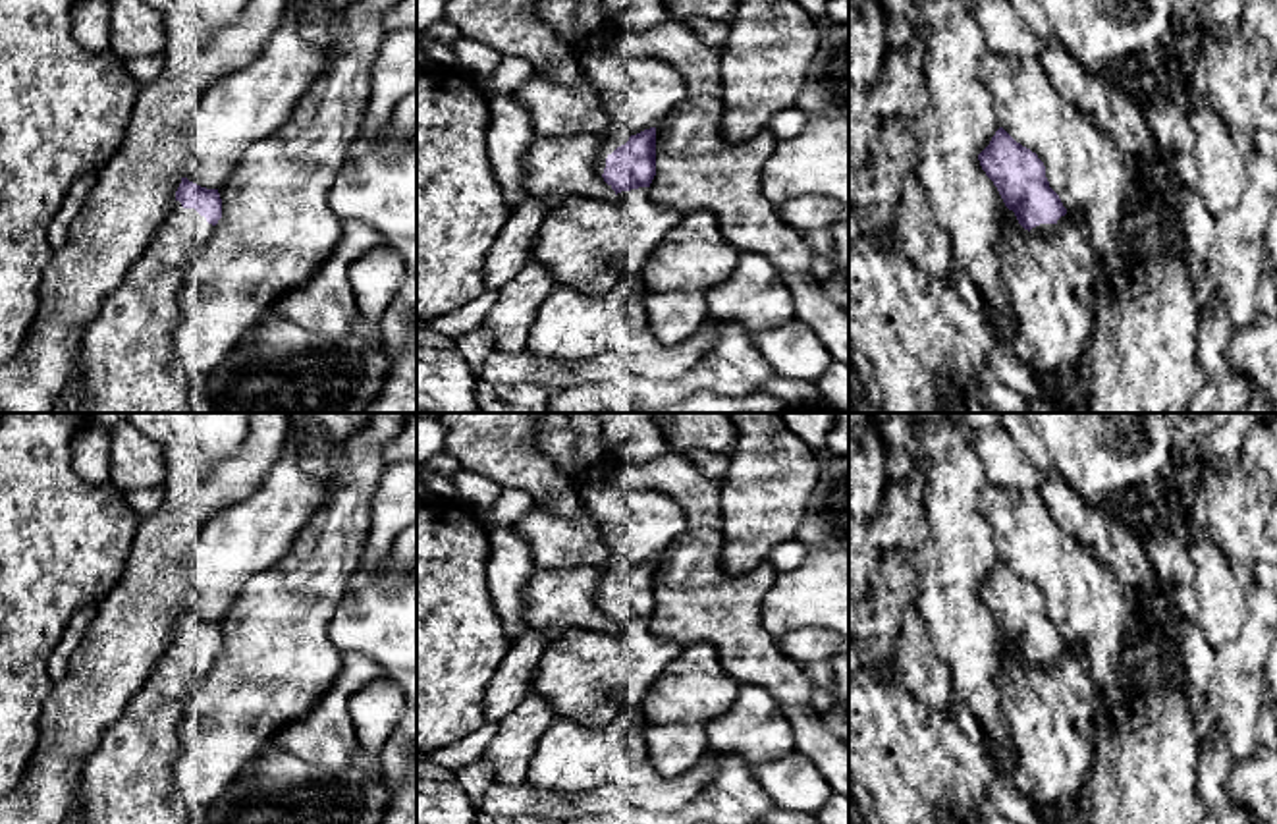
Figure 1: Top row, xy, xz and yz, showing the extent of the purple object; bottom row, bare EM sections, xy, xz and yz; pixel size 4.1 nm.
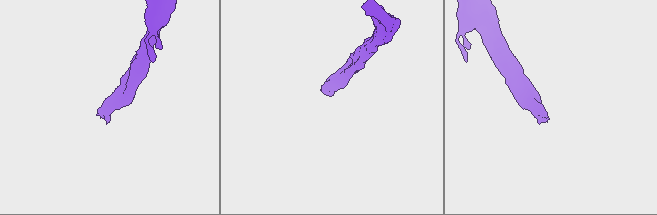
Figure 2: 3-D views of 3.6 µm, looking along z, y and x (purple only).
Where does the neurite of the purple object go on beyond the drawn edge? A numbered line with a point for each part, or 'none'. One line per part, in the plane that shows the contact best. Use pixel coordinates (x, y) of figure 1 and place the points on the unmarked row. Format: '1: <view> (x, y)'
none

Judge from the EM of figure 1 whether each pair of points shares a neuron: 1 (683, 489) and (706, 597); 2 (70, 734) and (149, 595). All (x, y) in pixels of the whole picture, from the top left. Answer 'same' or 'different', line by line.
1: different
2: same

